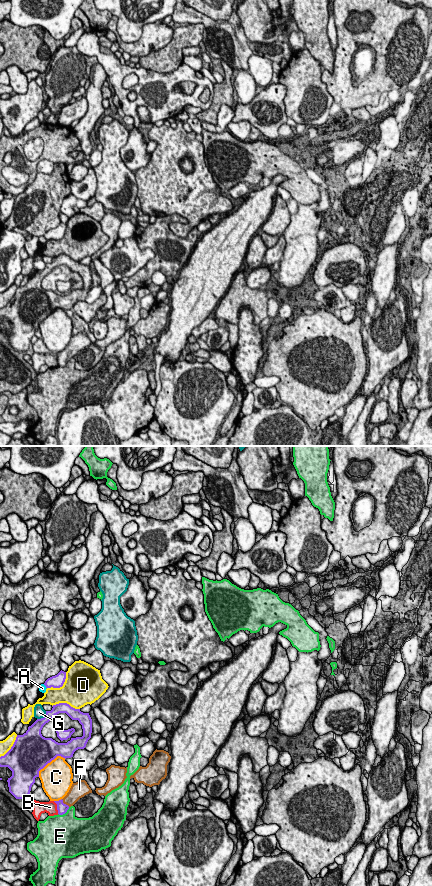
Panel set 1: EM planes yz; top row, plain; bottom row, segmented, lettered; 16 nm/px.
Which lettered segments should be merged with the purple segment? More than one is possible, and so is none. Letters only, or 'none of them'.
F

